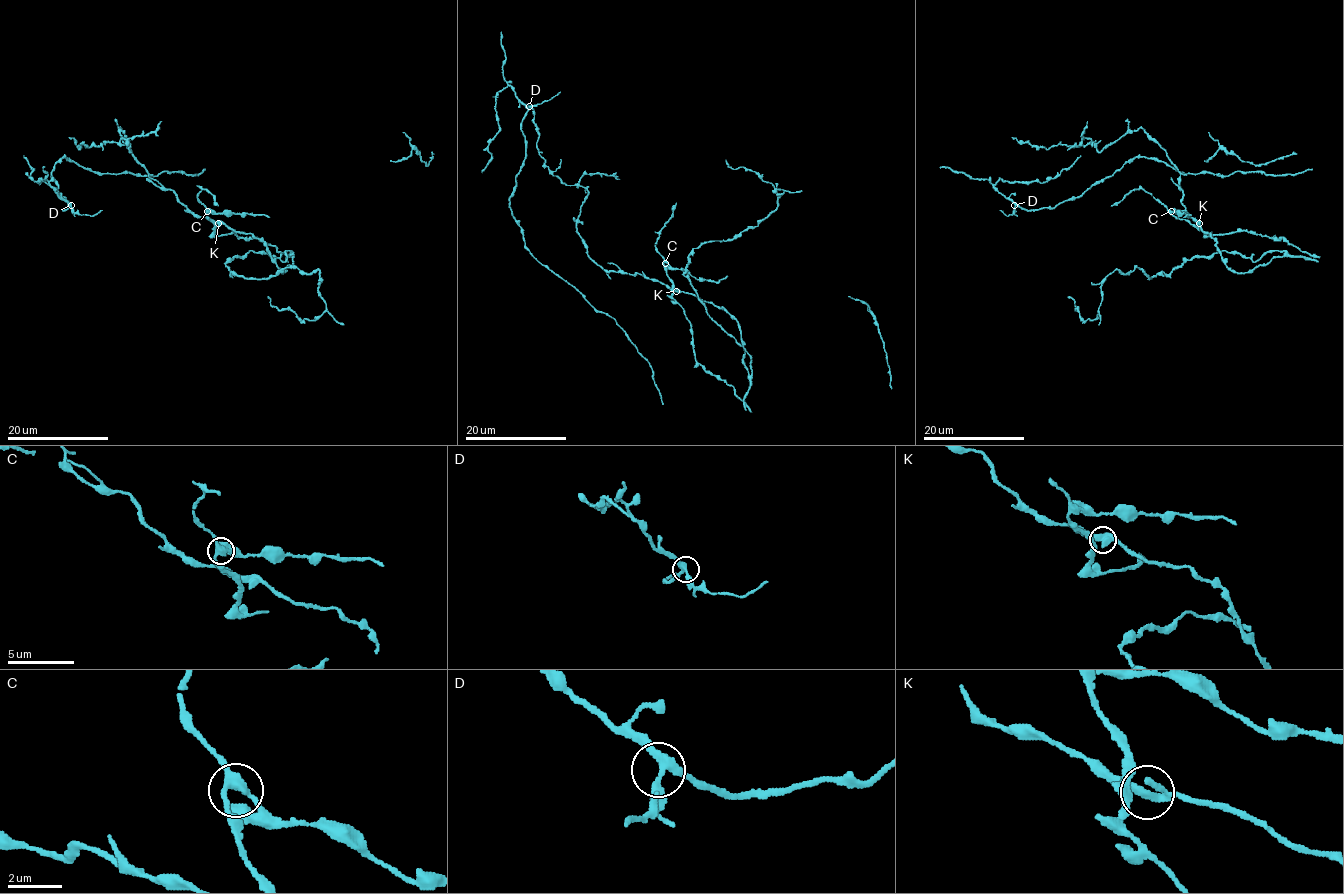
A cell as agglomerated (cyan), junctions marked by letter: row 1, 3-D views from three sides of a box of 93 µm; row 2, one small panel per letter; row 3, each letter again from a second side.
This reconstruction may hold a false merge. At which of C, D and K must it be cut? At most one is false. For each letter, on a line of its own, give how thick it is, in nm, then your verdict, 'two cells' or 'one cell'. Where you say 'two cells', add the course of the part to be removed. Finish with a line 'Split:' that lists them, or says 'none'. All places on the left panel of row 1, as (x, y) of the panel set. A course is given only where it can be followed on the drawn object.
C: calibre 320 nm; two cells; course (207, 212), (269, 217)
D: calibre 300 nm; one cell
K: calibre 340 nm; one cell
Split: C

